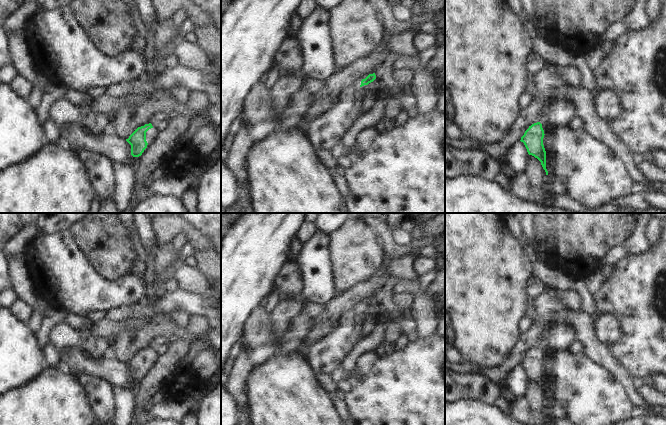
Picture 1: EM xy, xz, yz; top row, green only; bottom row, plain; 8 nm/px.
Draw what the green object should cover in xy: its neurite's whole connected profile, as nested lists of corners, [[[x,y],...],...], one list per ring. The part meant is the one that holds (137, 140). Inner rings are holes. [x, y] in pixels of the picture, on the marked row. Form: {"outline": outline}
{"outline": [[[151,123],[138,127],[126,141],[131,145],[131,155],[139,157],[147,145],[153,142],[158,135],[158,130]]]}

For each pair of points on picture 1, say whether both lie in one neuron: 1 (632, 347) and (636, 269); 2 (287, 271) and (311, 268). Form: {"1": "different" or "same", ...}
{"1": "same", "2": "different"}

